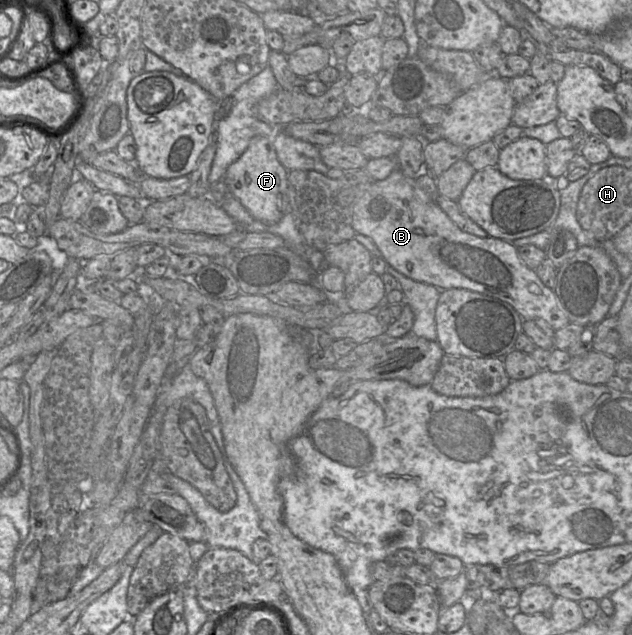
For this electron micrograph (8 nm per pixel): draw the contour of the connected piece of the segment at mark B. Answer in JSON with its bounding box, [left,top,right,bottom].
[352,168,570,331]

